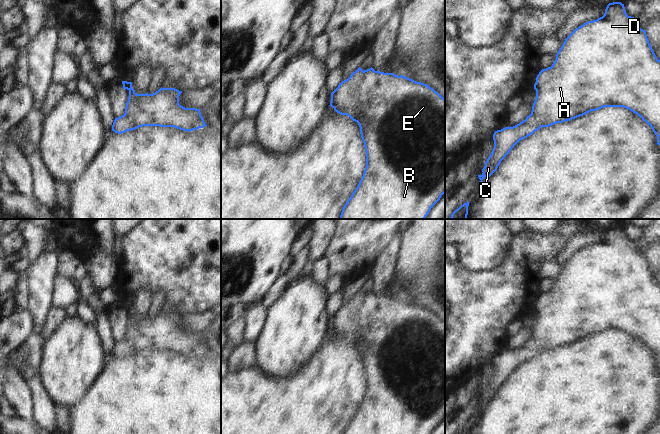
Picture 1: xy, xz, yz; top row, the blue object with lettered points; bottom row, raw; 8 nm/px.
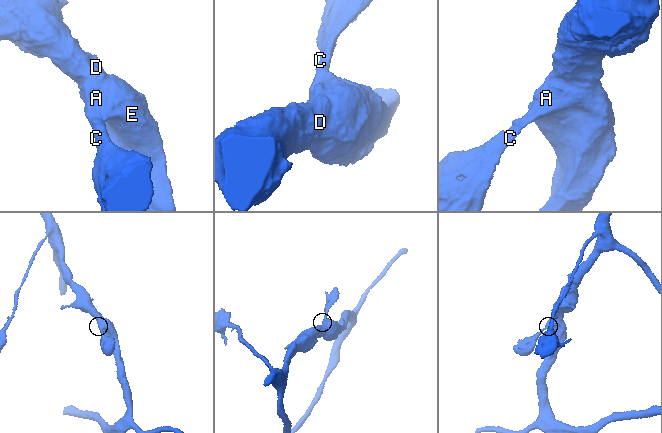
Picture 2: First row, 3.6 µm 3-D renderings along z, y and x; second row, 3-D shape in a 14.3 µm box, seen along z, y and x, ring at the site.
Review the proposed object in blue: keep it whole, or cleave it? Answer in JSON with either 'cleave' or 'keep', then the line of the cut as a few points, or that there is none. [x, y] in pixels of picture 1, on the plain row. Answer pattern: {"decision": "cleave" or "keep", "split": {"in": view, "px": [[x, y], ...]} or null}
{"decision": "keep", "split": null}

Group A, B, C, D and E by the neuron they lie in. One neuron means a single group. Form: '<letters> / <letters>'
A B C D E

